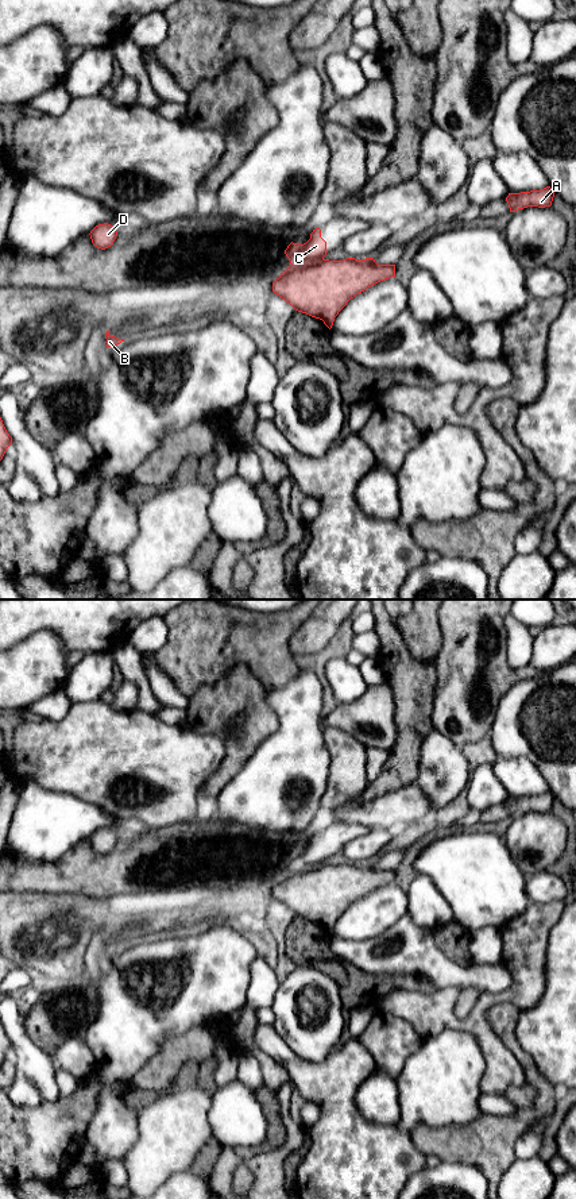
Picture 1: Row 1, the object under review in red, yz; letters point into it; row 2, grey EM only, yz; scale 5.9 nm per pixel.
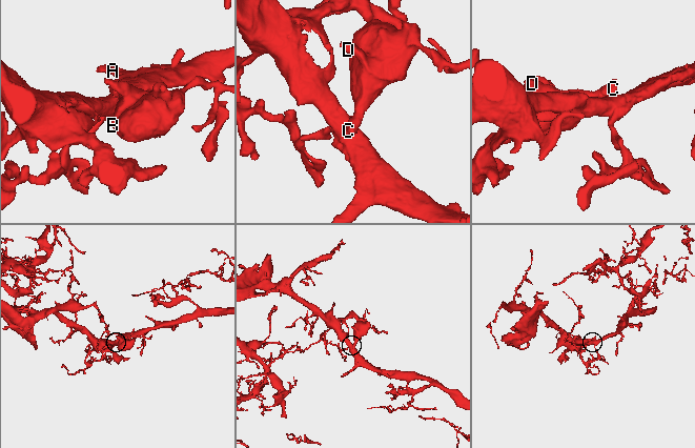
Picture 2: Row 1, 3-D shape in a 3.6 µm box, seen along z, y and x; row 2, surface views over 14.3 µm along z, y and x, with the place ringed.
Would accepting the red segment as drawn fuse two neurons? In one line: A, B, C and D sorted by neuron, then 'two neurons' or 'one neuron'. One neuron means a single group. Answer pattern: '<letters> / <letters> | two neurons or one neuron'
A / B C D | two neurons

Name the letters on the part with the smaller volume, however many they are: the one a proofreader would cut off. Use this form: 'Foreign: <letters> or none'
Foreign: B, C, D

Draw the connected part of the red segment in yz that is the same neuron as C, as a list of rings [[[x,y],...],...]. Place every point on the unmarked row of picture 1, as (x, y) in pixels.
[[[316,833],[310,838],[310,844],[304,848],[290,848],[285,855],[290,868],[312,868],[322,865],[326,860],[326,847],[321,843],[321,834]]]

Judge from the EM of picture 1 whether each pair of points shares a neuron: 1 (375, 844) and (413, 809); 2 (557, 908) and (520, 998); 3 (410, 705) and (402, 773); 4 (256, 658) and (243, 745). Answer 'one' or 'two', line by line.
1: two
2: one
3: one
4: two

